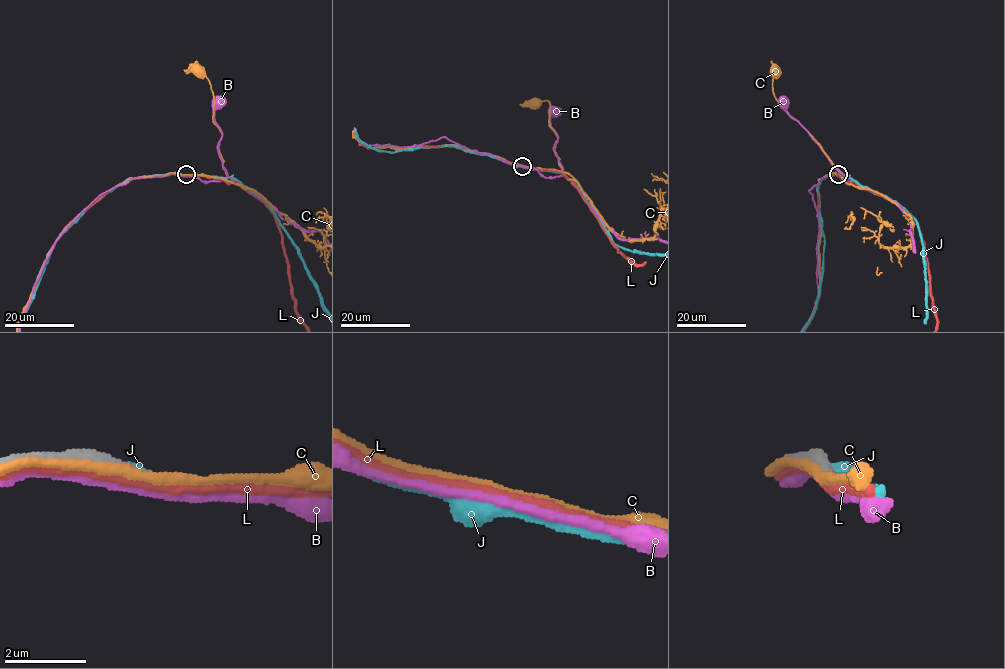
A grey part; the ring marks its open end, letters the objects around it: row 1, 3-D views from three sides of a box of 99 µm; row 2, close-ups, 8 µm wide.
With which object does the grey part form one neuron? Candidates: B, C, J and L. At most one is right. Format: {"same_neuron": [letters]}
{"same_neuron": []}

